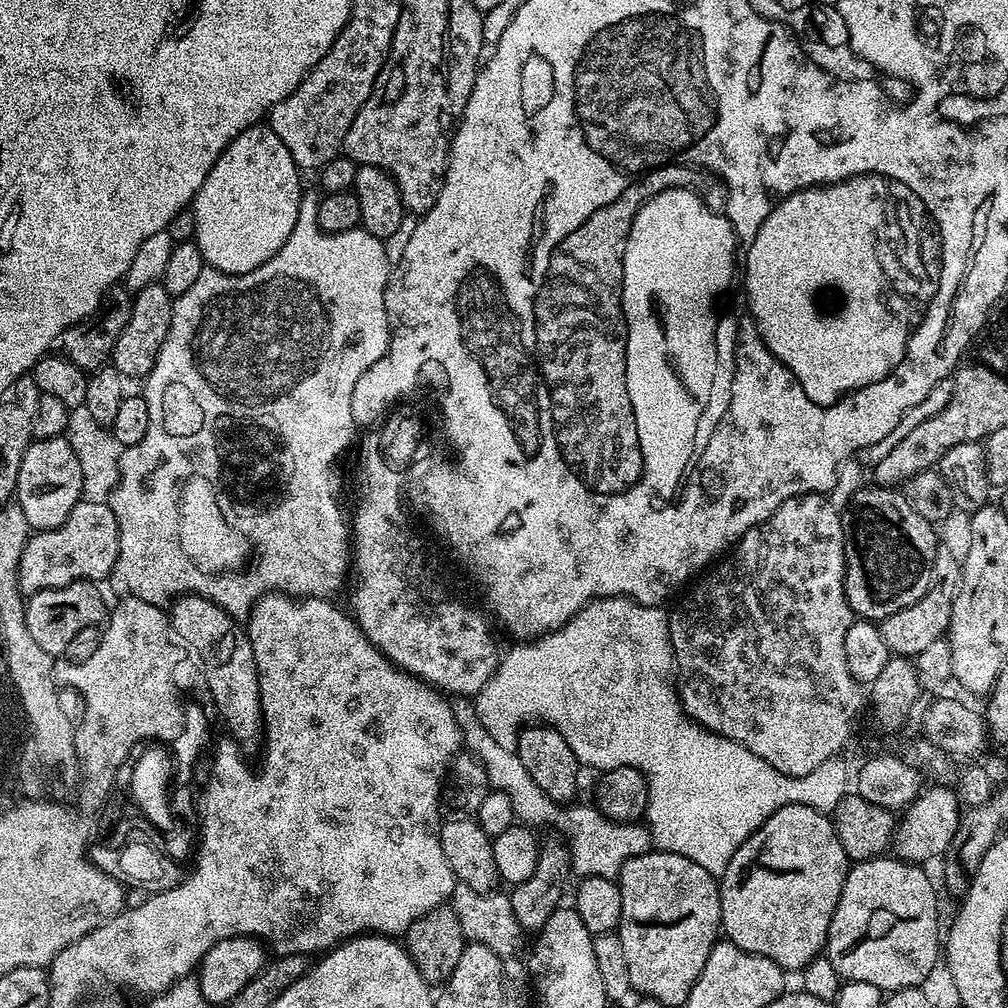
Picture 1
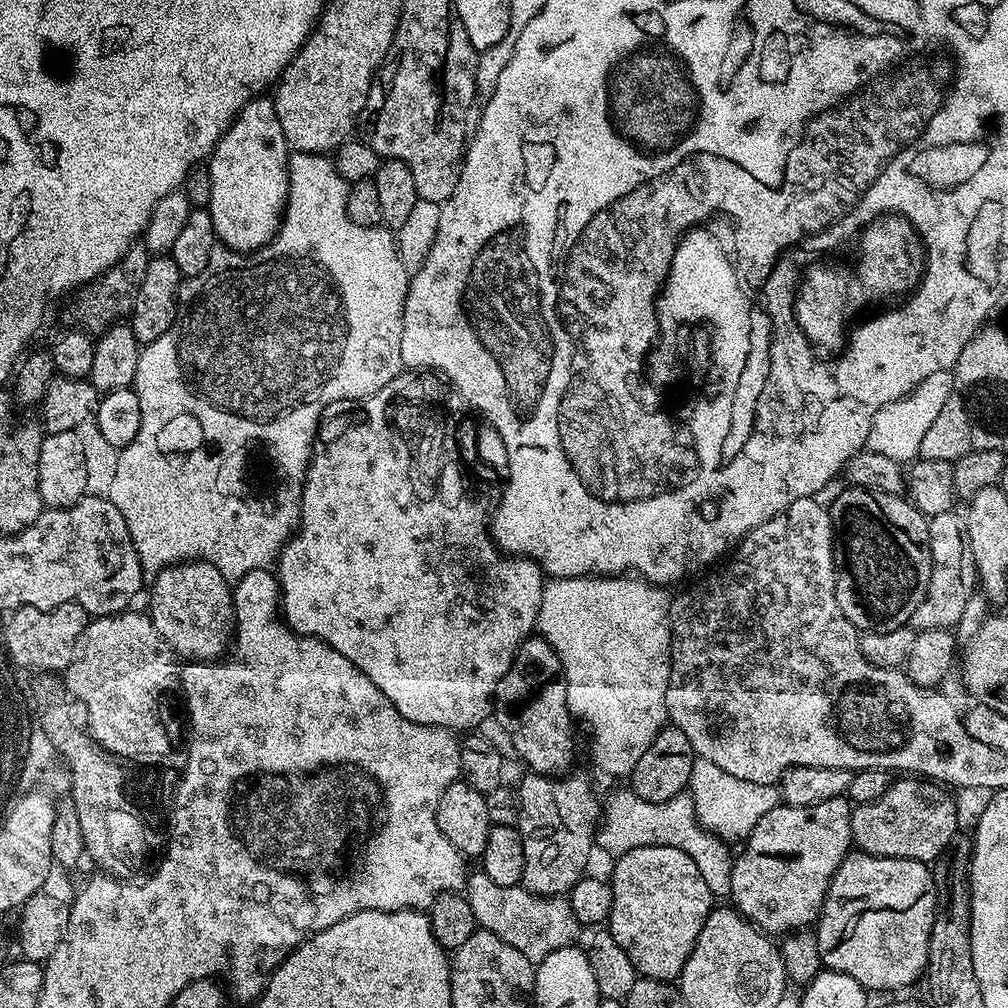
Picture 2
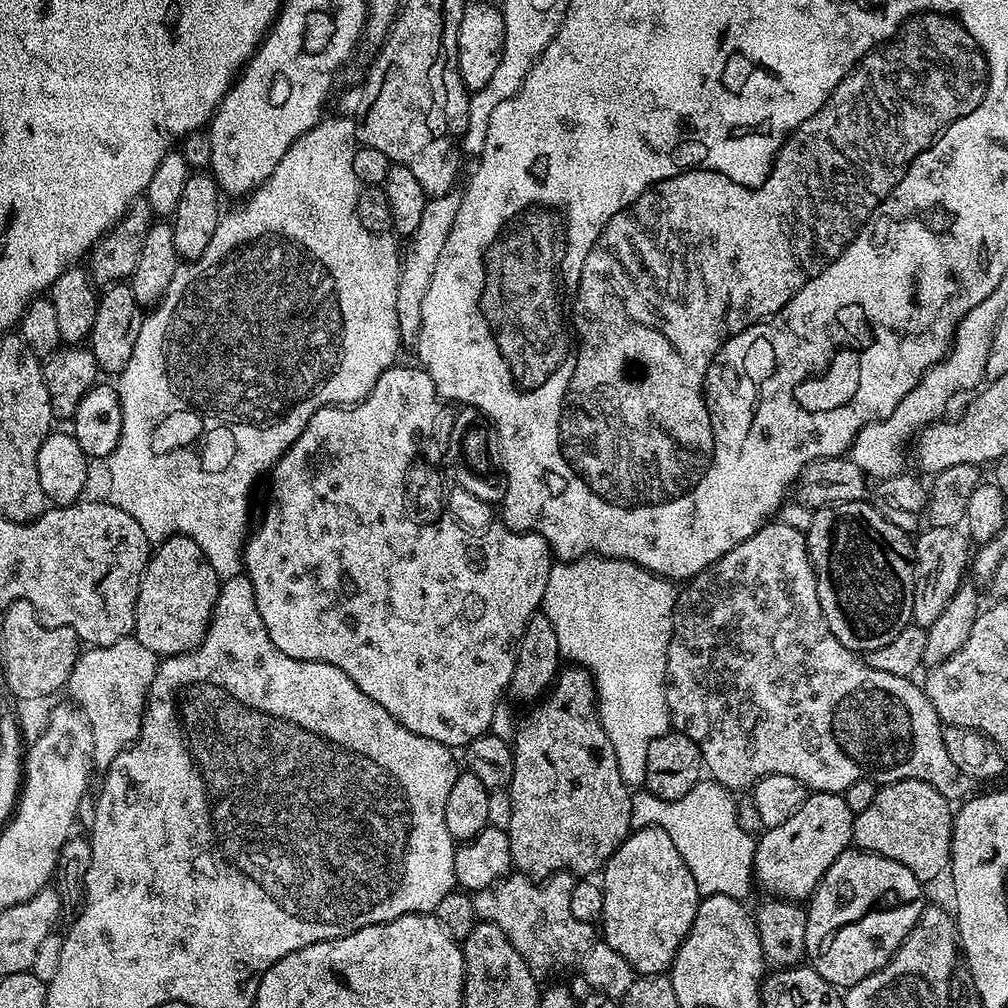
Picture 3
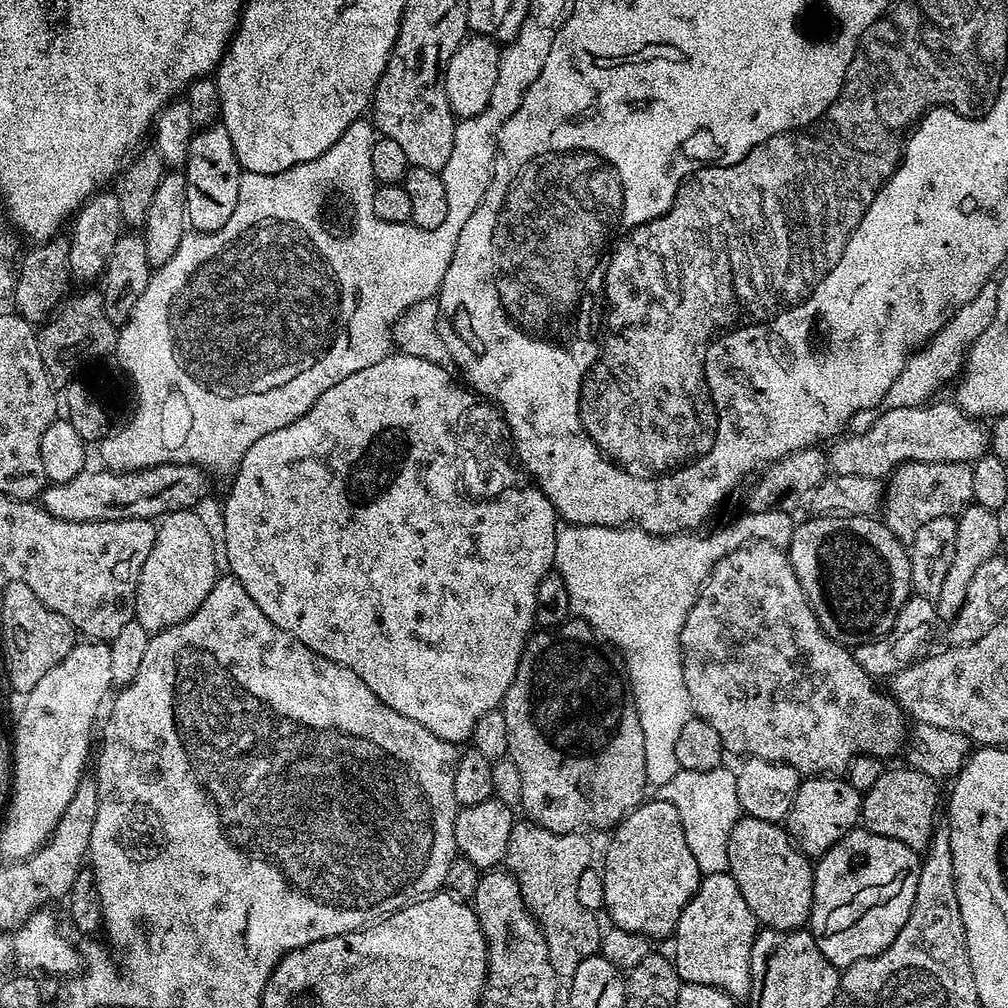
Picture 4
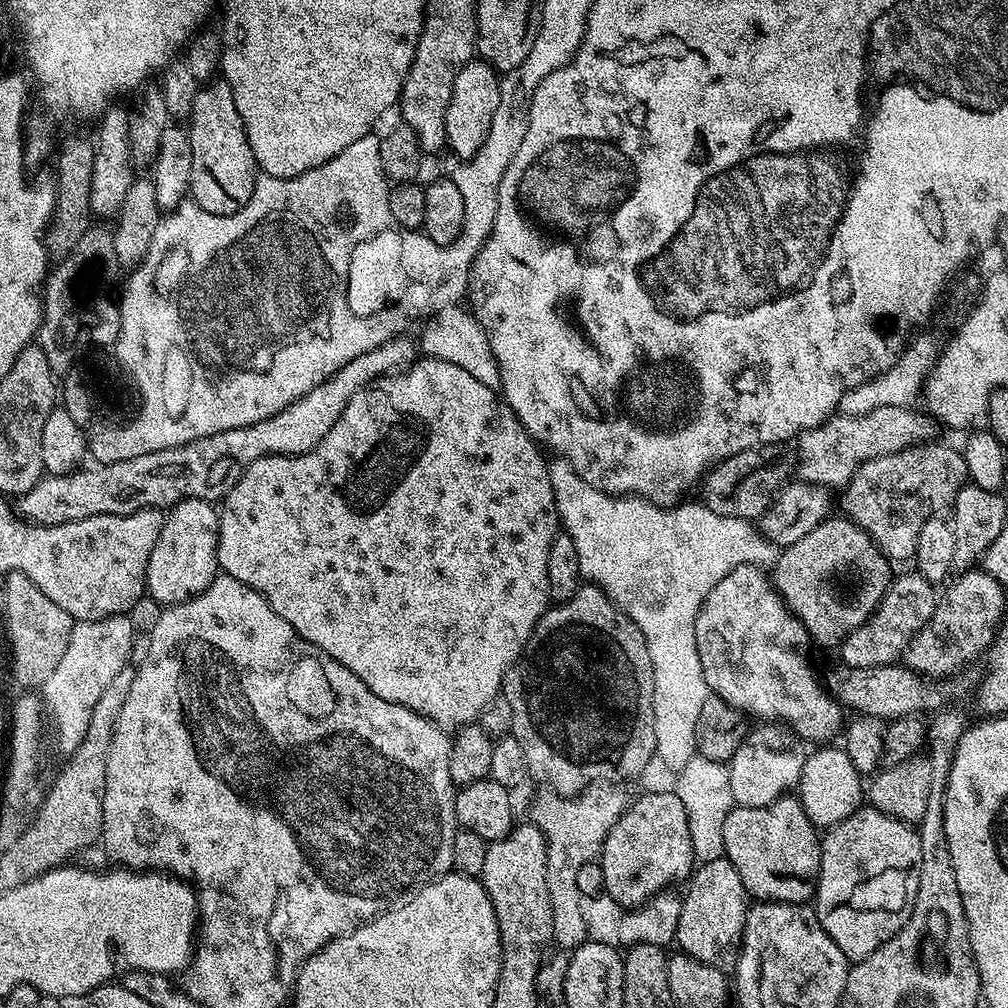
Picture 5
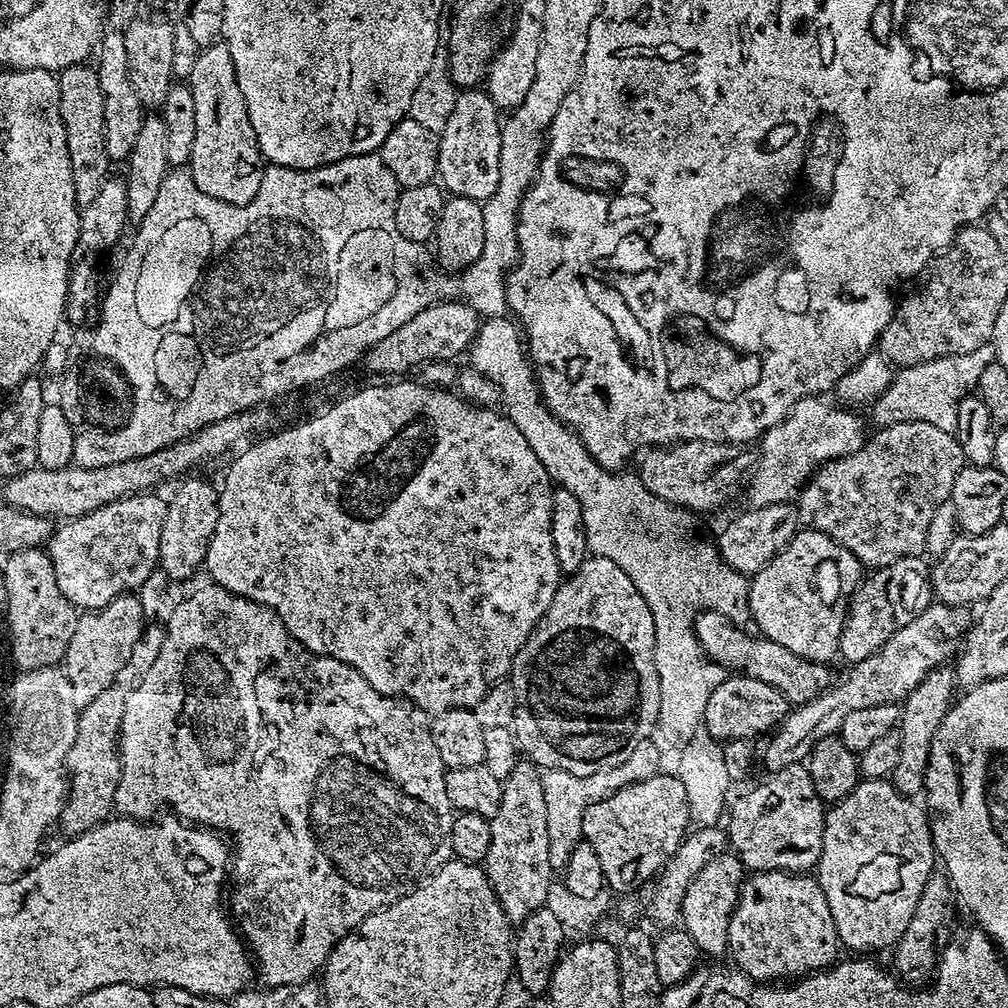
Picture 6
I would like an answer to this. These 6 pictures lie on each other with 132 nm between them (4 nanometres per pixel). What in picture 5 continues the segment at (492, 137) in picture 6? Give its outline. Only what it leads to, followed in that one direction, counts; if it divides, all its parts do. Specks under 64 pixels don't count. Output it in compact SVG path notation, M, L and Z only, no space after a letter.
M473 58L461 66L454 78L450 94L450 106L446 106L446 144L461 161L471 158L480 149L490 124L494 122L494 110L498 110L500 76L495 68L483 59Z

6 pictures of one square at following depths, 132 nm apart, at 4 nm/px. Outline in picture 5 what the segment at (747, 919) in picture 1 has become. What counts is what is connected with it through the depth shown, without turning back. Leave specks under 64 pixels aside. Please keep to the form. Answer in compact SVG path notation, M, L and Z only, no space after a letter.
M820 746L812 750L816 752L807 753L798 785L798 799L806 810L806 818L810 818L810 822L820 830L833 828L835 824L850 818L850 814L861 807L866 792L860 772L854 770L854 762L850 762L843 747L828 747L832 746Z

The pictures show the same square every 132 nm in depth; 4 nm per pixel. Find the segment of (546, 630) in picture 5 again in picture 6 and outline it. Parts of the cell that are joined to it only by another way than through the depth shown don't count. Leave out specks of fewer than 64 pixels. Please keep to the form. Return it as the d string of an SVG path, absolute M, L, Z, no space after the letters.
M589 555L578 570L561 579L554 594L554 602L550 602L546 614L542 614L530 638L526 638L522 650L518 650L512 663L510 679L516 695L516 717L512 728L521 753L541 770L557 768L579 776L598 774L598 770L610 770L614 766L622 766L622 762L626 762L626 758L630 758L630 754L634 754L634 750L638 750L638 746L651 737L648 735L651 734L652 728L654 732L660 718L660 683L658 666L654 662L655 649L654 616L650 614L650 606L646 606L646 598L638 594L638 586L634 586L634 582L630 582L630 577L615 562L610 562L610 558Z

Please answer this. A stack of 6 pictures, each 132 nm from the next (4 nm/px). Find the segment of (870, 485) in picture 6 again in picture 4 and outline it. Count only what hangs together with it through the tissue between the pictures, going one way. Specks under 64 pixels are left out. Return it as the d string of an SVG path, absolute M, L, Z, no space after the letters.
M908 462L900 464L886 480L882 520L905 546L933 518L957 517L973 503L972 464L962 462Z

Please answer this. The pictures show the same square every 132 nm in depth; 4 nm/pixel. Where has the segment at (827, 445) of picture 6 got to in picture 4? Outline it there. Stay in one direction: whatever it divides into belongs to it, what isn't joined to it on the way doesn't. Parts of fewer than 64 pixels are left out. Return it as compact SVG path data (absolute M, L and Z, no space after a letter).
M929 402L927 404L919 404L918 406L910 406L909 408L884 408L883 411L873 419L870 430L865 432L857 432L855 434L844 434L839 437L831 445L832 449L827 449L826 455L831 468L831 471L836 474L858 474L859 476L869 476L878 481L883 481L885 478L891 476L892 471L900 464L907 464L908 462L962 462L963 464L974 462L980 456L985 455L986 449L990 444L990 436L984 428L979 419L966 416L960 411L959 407L955 403L949 402L949 404L936 404L937 402Z

